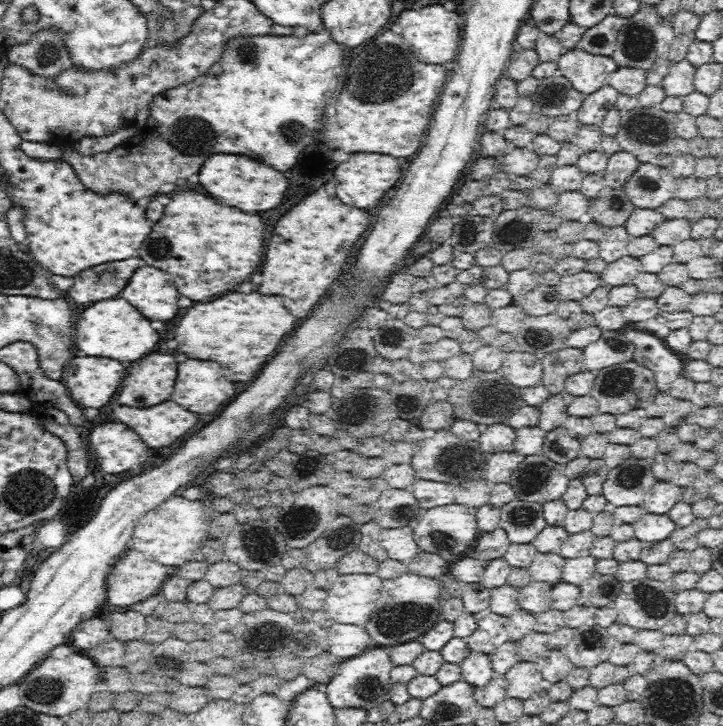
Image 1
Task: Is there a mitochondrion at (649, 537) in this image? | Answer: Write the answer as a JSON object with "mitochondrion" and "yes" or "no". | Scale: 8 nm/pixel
{"mitochondrion":"no"}

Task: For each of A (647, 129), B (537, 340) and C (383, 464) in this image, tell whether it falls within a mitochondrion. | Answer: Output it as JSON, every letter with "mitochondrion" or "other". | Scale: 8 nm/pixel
{"A":"mitochondrion","B":"mitochondrion","C":"other"}

